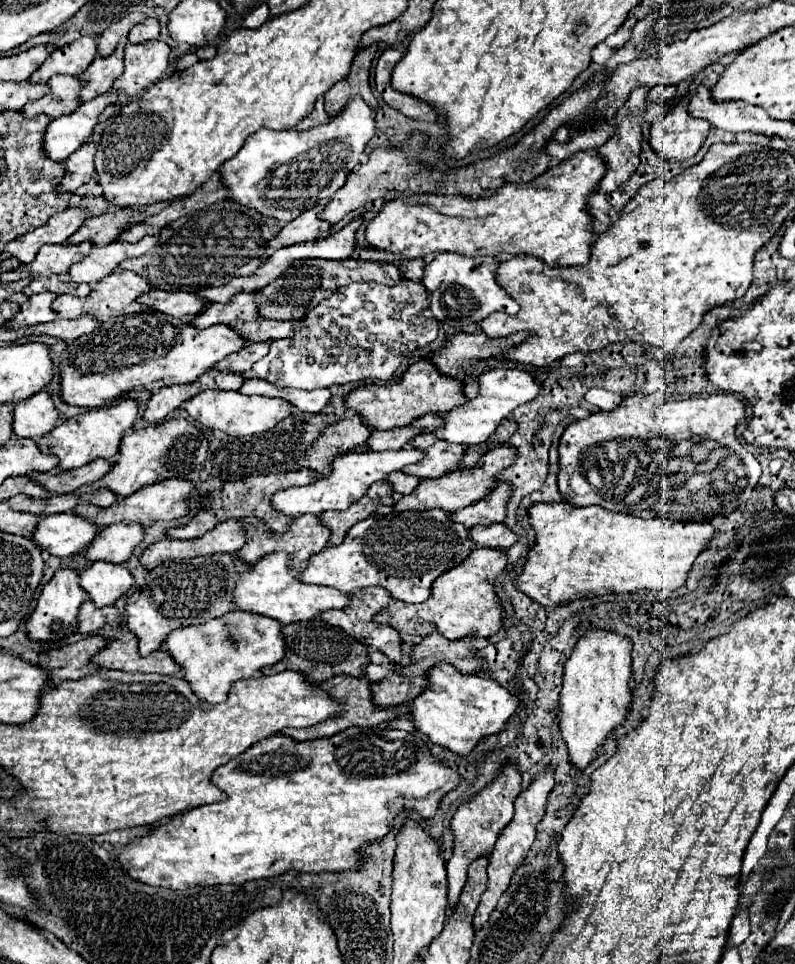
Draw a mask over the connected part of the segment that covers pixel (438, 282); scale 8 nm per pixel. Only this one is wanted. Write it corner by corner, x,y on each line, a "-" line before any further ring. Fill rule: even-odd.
436,254
424,268
422,284
430,296
430,310
438,322
452,328
464,328
466,324
478,324
492,312
516,314
518,306
496,286
496,258
460,258
460,254

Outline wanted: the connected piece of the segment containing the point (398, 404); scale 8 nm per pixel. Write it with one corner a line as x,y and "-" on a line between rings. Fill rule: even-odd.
420,360
412,366
408,366
408,370
400,376
398,382
390,384
390,386
362,386
352,390
346,398
344,398
344,406
354,410
362,422
366,426
370,426
372,430
390,430
390,428
398,428
398,426
406,426
412,420
434,412
434,414
444,414
456,406
460,406
460,402
464,402
464,394
462,394
462,382
448,378
444,374
440,374
434,364
430,360

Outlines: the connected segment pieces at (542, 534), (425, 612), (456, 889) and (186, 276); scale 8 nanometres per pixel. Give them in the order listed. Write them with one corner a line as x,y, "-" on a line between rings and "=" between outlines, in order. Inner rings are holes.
536,502
528,508
528,522
536,532
536,542
528,550
514,586
542,606
560,606
576,598
612,592
678,590
696,556
714,536
714,526
708,522
640,520
600,506
570,508
568,502
=
478,548
460,564
440,574
436,582
432,582
432,594
422,604
402,604
392,602
374,614
376,624
392,626
406,634
430,636
432,632
442,634
448,640
460,640
466,636
488,638
496,634
502,626
502,608
494,594
494,580
506,566
506,554
498,548
=
504,764
498,778
494,778
482,792
478,792
474,798
464,802
456,814
452,816
450,828
454,834
454,850
452,858
448,860
448,902
450,906
456,906
460,892
466,882
466,870
470,862
480,858
482,854
490,854
494,850
494,842
502,828
512,820
514,814
514,800
522,792
522,776
520,770
514,764
=
224,200
224,202
216,202
200,212
192,212
192,214
178,218
172,224
164,226
158,234
158,244
148,254
126,260
124,264
120,264
120,268
132,270
138,276
146,278
152,288
198,292
208,286
220,286
230,278
252,274
260,266
260,256
264,254
264,246
278,232
280,232
278,220
264,218
262,214
256,214
256,210
248,210
246,206
236,206
232,200

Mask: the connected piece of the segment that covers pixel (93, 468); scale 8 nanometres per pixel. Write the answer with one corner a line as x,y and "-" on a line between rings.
98,460
98,462
90,462
88,466
82,466
82,468
76,468
76,470
32,472
32,474
26,474
26,478
34,480
36,484
40,484
42,488
46,488
52,494
70,494
84,484
96,482
96,478
100,478
108,472
108,466
110,466
108,460

